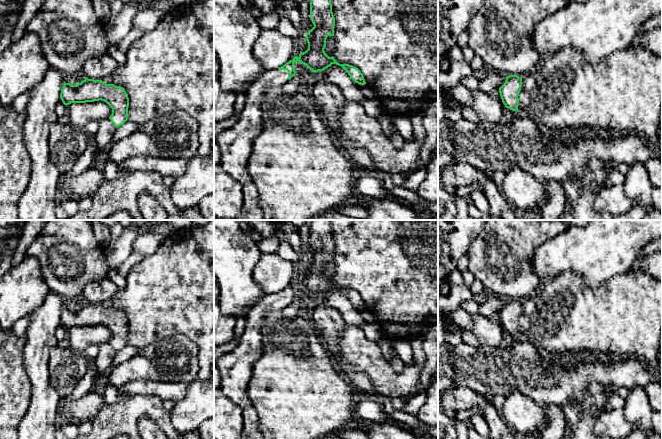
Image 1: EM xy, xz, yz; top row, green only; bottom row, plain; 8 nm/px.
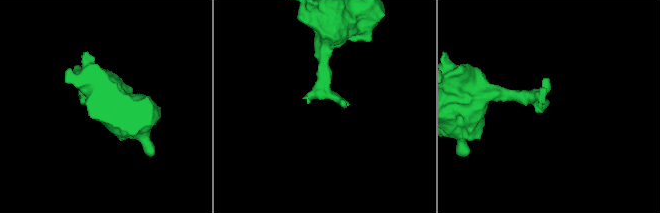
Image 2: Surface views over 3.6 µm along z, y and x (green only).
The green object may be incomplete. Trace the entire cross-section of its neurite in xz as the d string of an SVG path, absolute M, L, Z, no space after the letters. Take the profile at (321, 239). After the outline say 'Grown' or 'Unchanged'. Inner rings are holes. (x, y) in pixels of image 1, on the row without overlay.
M312 220L310 225L310 243L314 251L306 258L308 273L298 280L295 280L280 292L266 294L247 314L246 329L240 338L238 346L232 352L221 356L216 362L216 366L221 374L221 390L228 398L234 401L243 412L243 431L240 439L263 439L258 430L257 412L247 395L247 388L252 375L252 367L263 352L260 328L263 325L265 315L270 312L280 312L287 307L296 298L294 287L297 285L306 289L315 297L327 293L332 288L336 288L345 293L355 307L362 310L366 308L364 300L358 292L349 288L339 288L333 280L329 281L324 275L327 261L334 260L335 242L332 236L331 220Z. Grown

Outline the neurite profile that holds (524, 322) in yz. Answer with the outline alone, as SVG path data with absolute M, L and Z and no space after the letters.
M520 315L519 319L519 326L518 326L518 334L515 340L523 341L529 338L529 331L530 331L530 319L525 315Z

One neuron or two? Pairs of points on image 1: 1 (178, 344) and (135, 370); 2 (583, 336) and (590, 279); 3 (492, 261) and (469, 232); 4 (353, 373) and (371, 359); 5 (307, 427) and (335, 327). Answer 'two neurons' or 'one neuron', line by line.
1: one neuron
2: two neurons
3: two neurons
4: two neurons
5: two neurons

